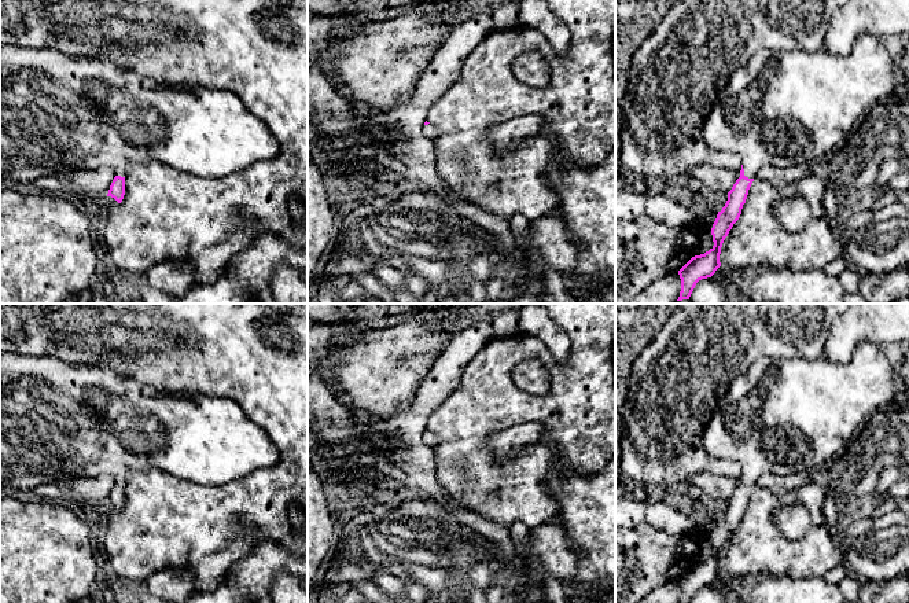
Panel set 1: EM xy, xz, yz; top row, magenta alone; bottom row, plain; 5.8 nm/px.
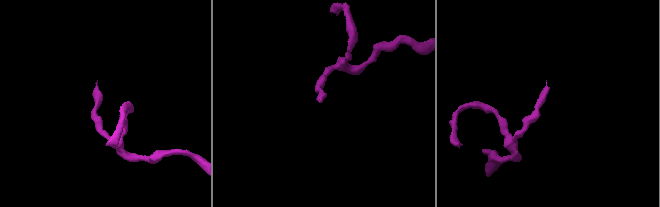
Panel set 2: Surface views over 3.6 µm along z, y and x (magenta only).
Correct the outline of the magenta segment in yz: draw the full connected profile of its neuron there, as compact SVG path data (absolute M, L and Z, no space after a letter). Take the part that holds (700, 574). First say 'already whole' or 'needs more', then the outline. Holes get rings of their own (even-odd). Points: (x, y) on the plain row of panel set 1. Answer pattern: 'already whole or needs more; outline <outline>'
needs more; outline M865 341L855 346L847 363L833 363L825 356L814 360L761 357L730 385L703 429L702 442L711 456L740 463L740 485L713 532L714 554L678 578L680 603L691 603L699 588L711 585L721 574L722 551L741 522L755 482L765 474L785 477L828 466L876 412L887 409L897 393L895 376L897 367L880 346Z

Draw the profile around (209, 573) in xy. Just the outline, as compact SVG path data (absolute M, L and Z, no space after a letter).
M239 533L231 540L228 548L200 559L191 570L196 589L202 592L217 589L222 584L232 565L249 555L251 549L251 534Z

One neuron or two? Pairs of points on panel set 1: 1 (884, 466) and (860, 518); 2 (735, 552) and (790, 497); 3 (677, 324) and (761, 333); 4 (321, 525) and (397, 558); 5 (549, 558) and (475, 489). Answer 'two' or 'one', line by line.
1: one
2: one
3: one
4: two
5: two

